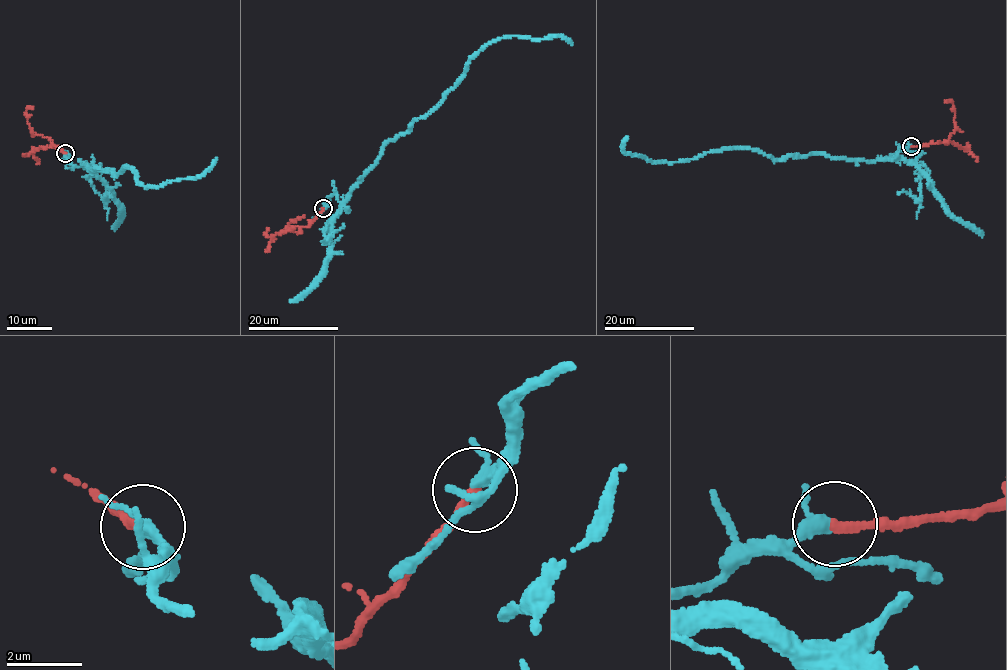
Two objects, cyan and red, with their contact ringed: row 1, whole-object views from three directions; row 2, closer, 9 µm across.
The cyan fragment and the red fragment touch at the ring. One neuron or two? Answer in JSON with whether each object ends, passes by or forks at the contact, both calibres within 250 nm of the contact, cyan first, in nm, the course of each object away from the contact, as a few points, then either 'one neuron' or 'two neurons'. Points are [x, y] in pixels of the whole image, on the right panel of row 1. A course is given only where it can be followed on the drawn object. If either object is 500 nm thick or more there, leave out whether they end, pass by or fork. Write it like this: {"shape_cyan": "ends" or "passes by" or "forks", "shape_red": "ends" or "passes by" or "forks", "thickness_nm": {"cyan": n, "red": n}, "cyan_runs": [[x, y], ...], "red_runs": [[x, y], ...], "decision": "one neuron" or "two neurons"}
{"shape_cyan": "passes by", "shape_red": "ends", "thickness_nm": {"cyan": 260, "red": 220}, "cyan_runs": [[911, 146], [890, 158], [821, 153], [774, 159], [741, 148], [660, 162], [629, 155], [622, 146], [627, 135]], "red_runs": [[912, 146], [945, 142], [956, 129], [953, 104], [945, 102]], "decision": "one neuron"}

